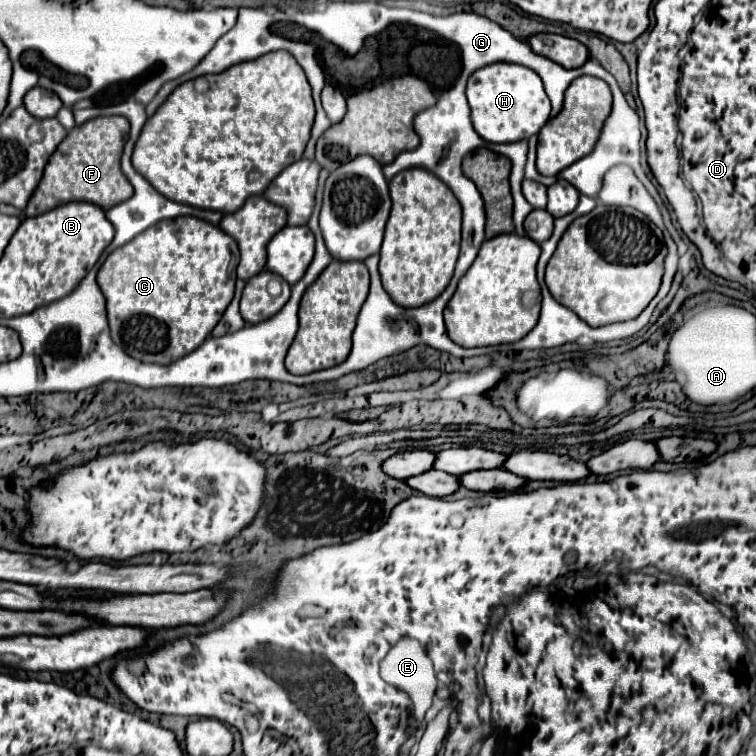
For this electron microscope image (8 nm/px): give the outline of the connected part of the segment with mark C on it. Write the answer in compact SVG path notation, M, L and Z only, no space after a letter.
M197 217L167 219L149 227L131 243L115 249L97 273L97 283L107 299L107 317L113 341L127 355L145 363L169 365L183 355L189 355L205 341L231 303L235 293L237 261L239 249L235 239Z

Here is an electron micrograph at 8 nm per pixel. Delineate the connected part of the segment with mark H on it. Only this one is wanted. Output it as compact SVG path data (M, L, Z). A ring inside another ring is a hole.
M493 63L469 77L467 99L475 131L489 143L515 143L537 135L551 117L551 103L539 75L523 65Z

